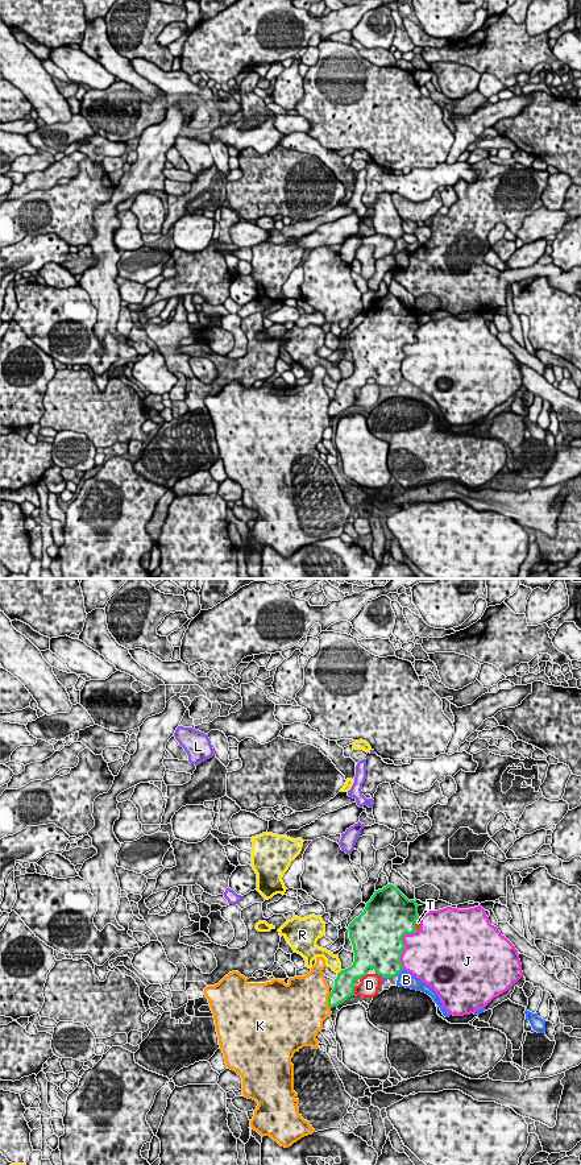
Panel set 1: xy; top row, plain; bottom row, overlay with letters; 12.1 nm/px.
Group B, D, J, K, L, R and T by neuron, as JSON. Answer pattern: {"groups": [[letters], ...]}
{"groups": [["B", "R"], ["D"], ["J", "T"], ["K"], ["L"]]}

